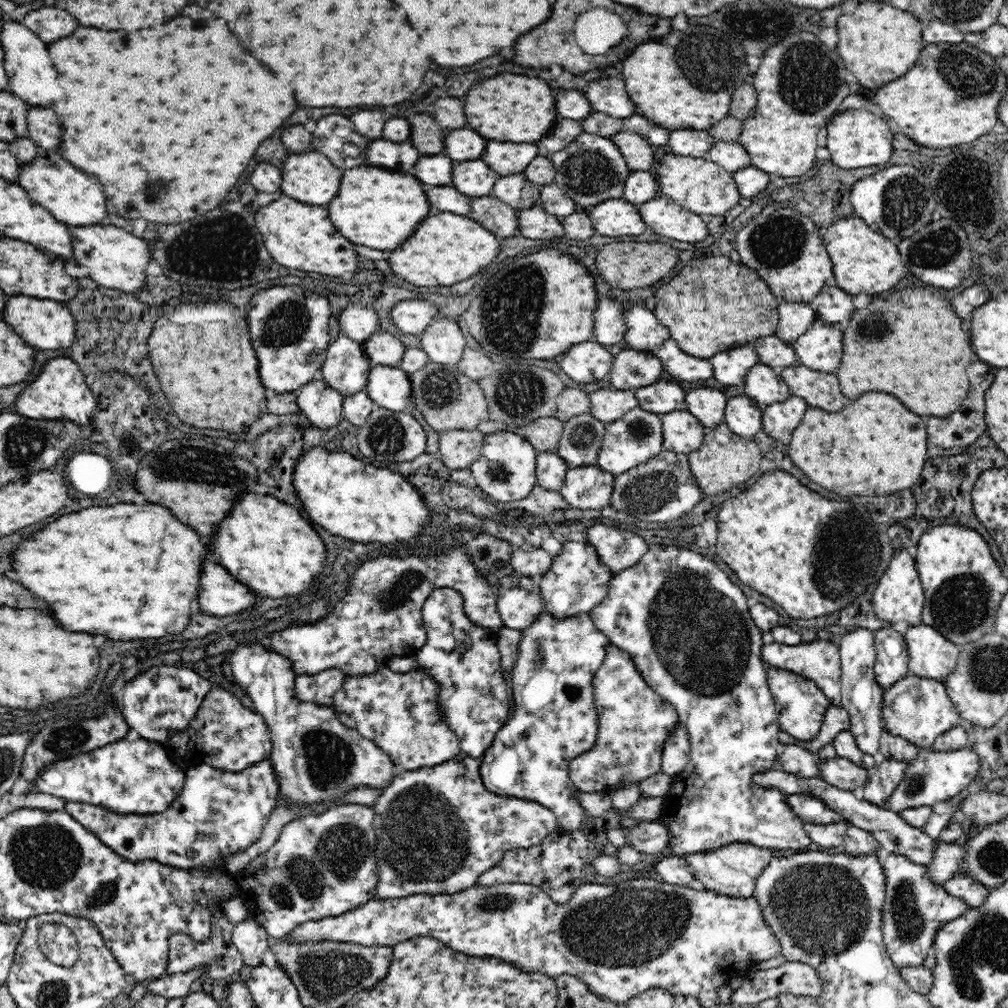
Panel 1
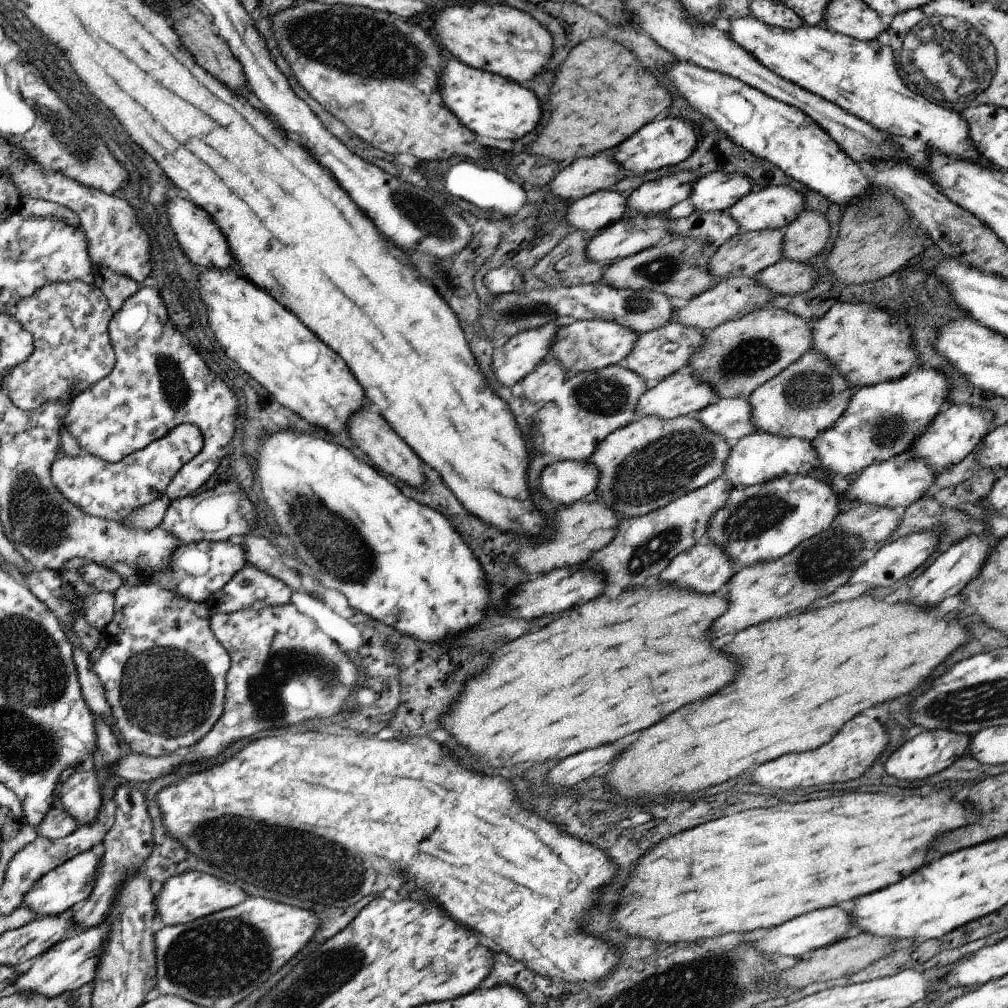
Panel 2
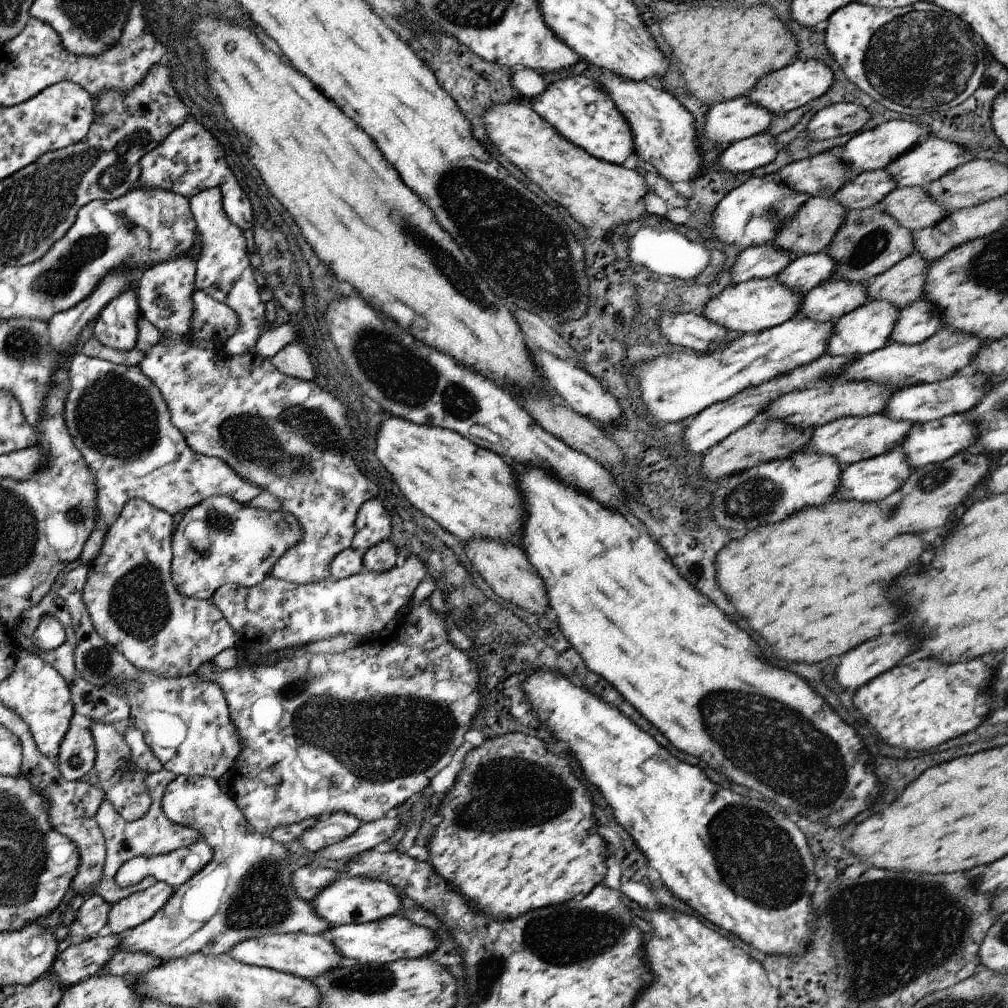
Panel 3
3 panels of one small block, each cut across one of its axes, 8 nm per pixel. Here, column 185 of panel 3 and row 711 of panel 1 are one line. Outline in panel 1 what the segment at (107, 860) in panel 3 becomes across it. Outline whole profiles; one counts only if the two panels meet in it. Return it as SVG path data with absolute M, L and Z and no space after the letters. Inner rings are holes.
M830 705L828 711L821 717L819 731L814 738L803 741L782 731L779 732L778 738L783 745L795 744L816 753L822 746L832 743L839 732L848 731L849 728L849 714L839 705Z

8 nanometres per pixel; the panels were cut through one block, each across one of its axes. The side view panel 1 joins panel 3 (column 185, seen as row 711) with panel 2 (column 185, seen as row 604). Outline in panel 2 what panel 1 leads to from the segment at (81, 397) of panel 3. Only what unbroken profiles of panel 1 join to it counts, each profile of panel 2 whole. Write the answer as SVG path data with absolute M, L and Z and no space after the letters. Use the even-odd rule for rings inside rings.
M185 423L114 463L83 451L76 455L64 455L51 467L51 480L62 495L84 513L121 521L131 511L145 507L165 494L177 472L202 450L202 439L197 425Z

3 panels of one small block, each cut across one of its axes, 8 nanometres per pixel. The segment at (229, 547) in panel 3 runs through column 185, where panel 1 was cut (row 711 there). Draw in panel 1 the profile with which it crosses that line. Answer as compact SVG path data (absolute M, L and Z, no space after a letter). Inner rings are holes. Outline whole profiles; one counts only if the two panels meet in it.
M547 611L538 613L536 620L522 631L519 655L511 670L512 698L516 706L491 746L480 756L482 783L491 792L536 801L544 808L552 809L561 829L576 830L587 816L586 809L576 797L580 790L569 780L568 764L576 757L597 751L599 720L592 680L612 645L612 641L598 630L587 613L562 618L554 617Z

